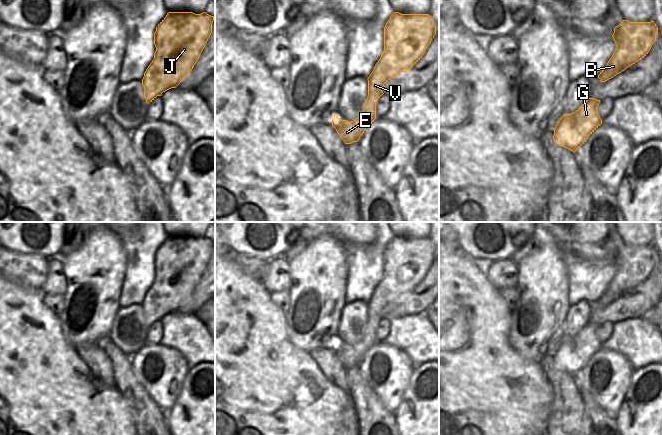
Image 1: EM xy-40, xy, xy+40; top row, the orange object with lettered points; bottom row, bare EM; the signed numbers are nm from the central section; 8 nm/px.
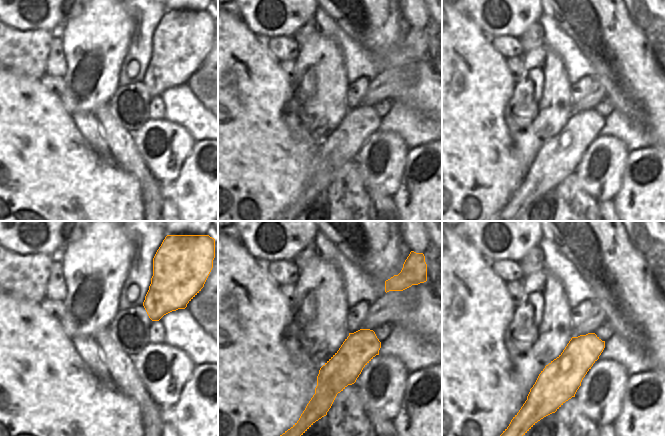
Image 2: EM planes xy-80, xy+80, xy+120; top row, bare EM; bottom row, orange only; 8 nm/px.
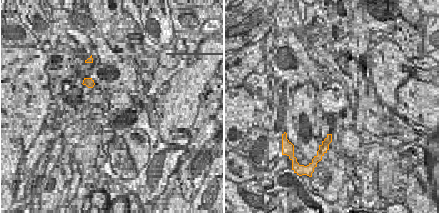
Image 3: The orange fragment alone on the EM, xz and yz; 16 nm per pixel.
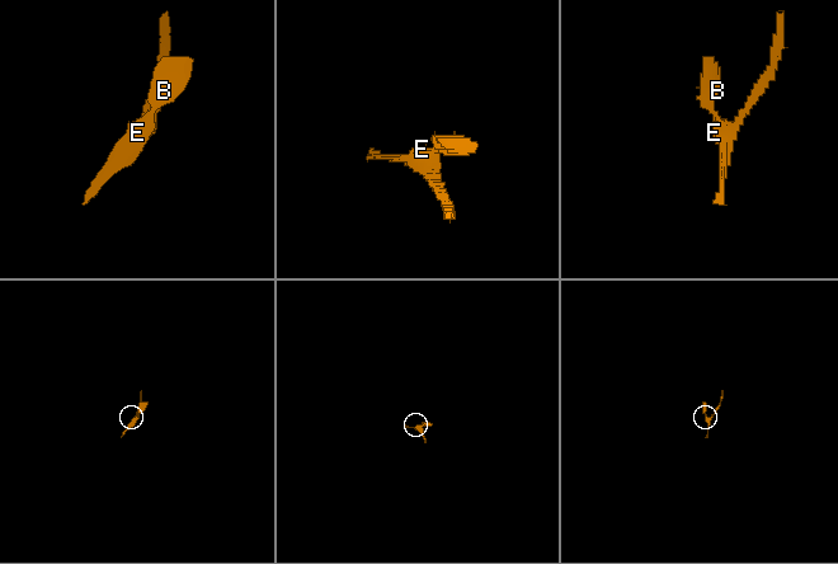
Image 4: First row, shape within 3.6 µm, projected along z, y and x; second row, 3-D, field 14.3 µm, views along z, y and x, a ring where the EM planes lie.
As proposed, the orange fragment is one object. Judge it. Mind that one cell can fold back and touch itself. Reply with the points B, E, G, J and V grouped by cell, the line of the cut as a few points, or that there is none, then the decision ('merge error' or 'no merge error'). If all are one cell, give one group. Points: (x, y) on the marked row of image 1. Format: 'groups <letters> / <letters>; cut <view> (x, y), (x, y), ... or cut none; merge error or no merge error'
groups B E G J V; cut none; no merge error

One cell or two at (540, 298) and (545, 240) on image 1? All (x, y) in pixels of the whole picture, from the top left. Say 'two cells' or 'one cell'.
two cells

